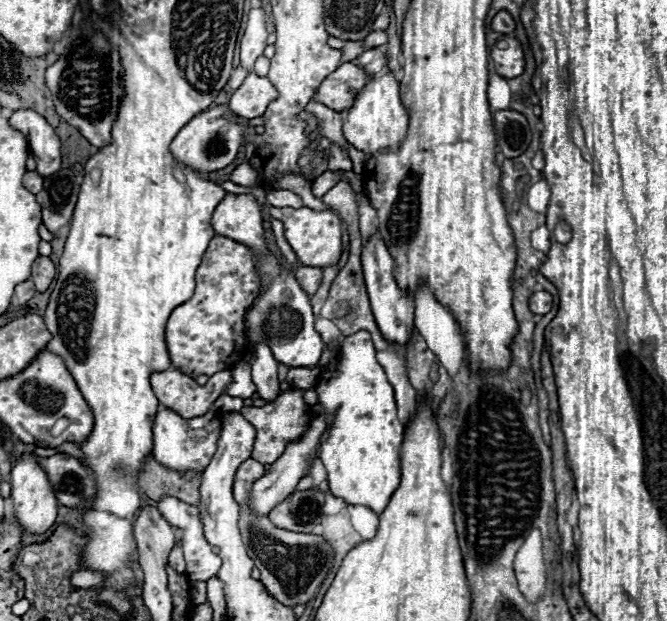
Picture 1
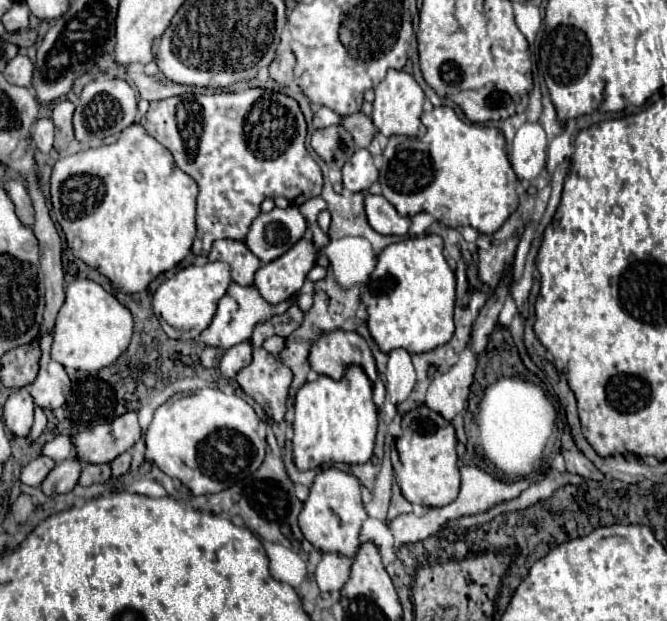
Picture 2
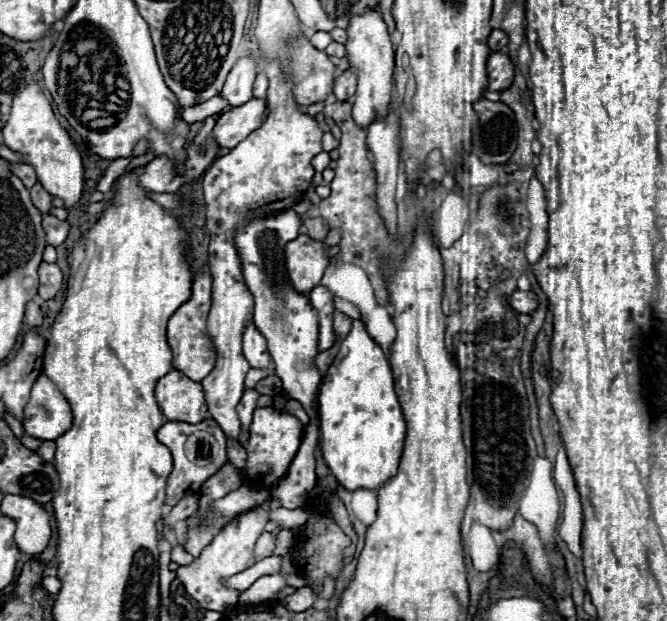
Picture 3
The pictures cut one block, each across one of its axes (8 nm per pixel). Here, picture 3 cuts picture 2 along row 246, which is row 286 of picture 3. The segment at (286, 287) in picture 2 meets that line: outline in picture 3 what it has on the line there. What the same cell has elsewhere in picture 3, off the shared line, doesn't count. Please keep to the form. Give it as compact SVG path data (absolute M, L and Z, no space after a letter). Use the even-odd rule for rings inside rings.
M300 234L294 242L286 244L284 254L290 284L298 294L308 294L314 286L320 284L320 278L328 266L322 242Z

